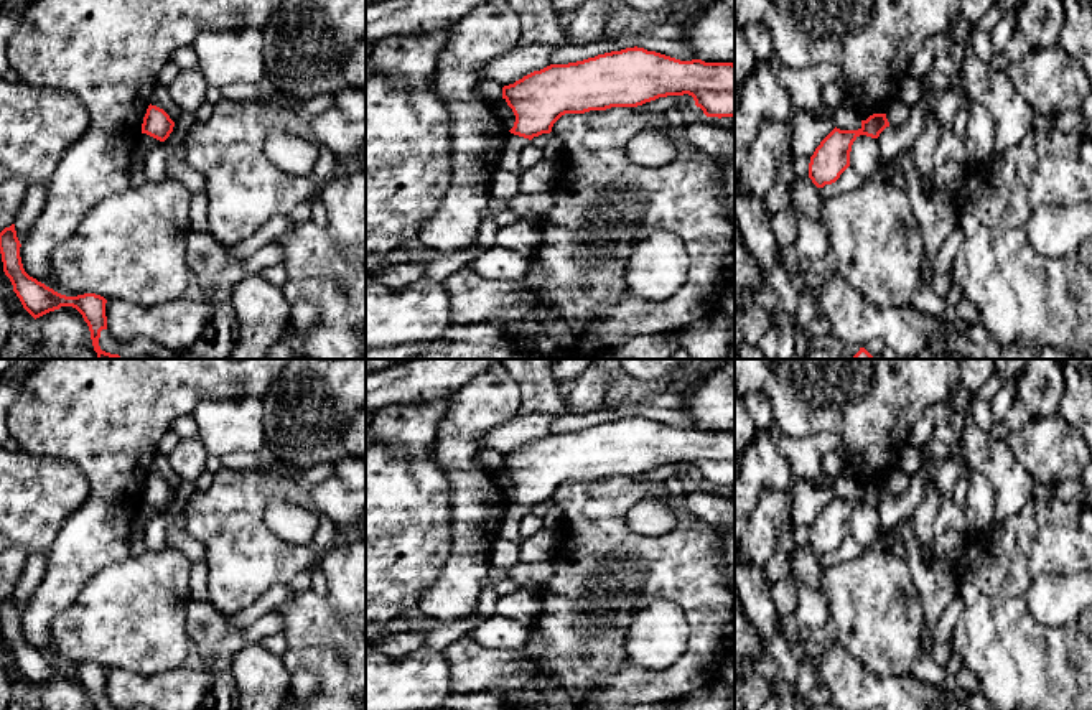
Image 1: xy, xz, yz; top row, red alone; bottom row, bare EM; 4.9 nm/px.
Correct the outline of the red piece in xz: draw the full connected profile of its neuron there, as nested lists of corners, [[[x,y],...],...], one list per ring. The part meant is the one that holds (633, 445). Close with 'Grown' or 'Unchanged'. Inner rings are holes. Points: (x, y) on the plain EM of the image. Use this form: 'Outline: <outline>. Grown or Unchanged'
Outline: [[[626,417],[568,433],[550,433],[502,456],[502,468],[516,484],[514,504],[532,509],[550,502],[565,483],[585,483],[611,476],[637,476],[667,465],[693,466],[707,486],[735,486],[735,433],[680,430],[644,417]]]. Unchanged

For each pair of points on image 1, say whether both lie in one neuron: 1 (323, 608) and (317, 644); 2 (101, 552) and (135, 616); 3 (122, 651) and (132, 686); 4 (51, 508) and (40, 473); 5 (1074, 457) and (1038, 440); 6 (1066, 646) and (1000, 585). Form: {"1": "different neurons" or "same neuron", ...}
{"1": "same neuron", "2": "different neurons", "3": "different neurons", "4": "same neuron", "5": "same neuron", "6": "same neuron"}

